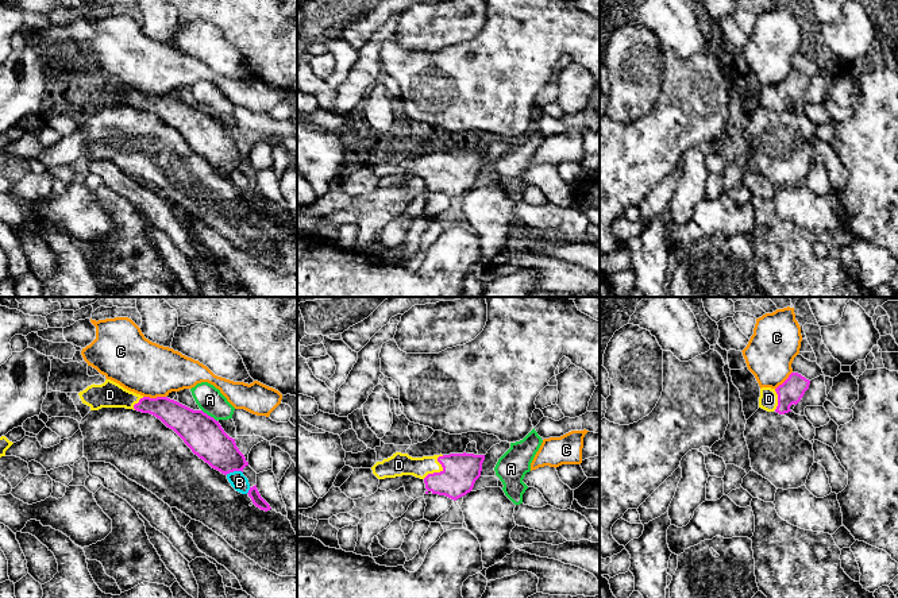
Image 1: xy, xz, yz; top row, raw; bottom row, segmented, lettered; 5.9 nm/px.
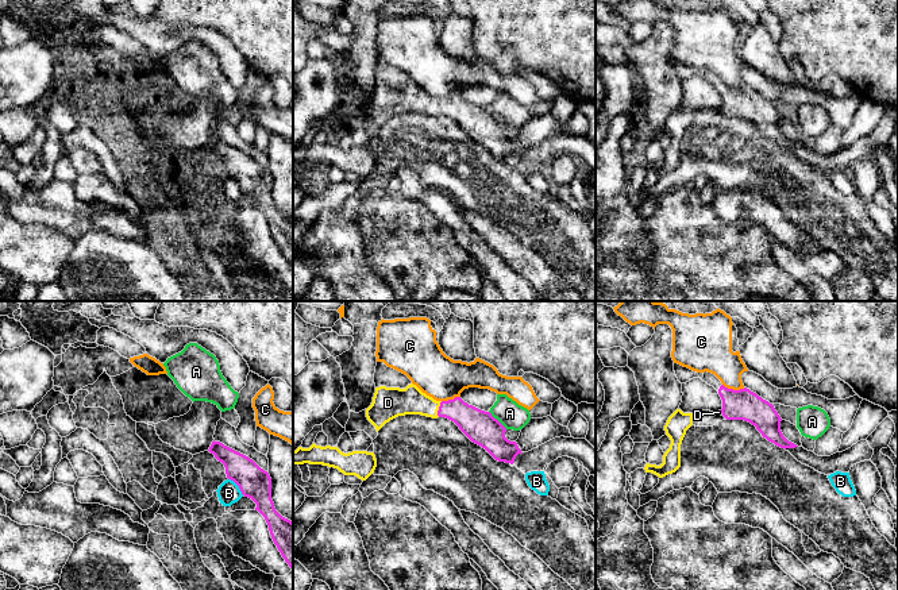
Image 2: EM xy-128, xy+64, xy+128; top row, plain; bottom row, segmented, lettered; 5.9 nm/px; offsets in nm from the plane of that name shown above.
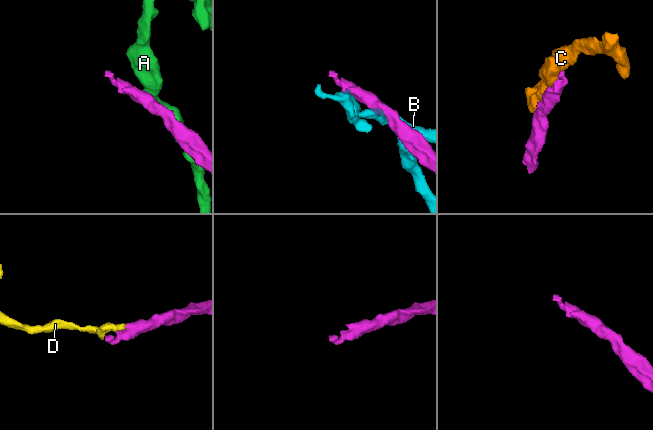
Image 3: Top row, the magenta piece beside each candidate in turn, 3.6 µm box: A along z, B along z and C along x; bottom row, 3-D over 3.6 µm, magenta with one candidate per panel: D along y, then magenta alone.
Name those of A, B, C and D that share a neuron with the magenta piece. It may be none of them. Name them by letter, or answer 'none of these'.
D

